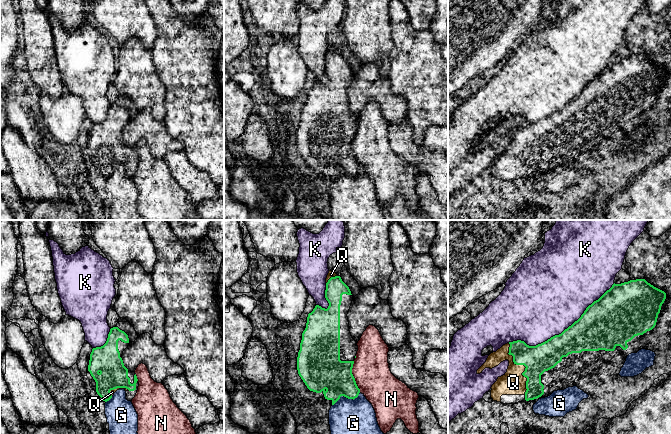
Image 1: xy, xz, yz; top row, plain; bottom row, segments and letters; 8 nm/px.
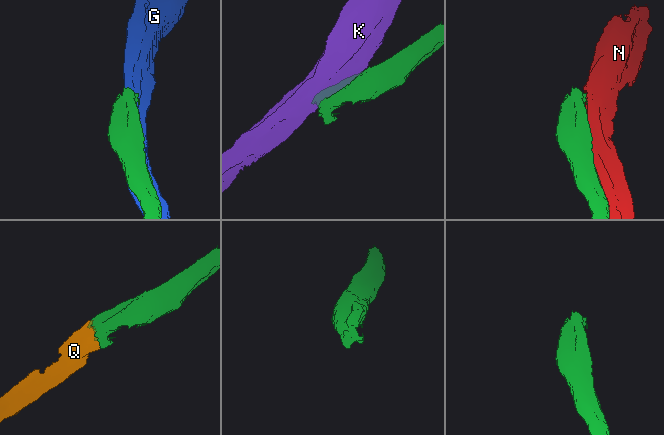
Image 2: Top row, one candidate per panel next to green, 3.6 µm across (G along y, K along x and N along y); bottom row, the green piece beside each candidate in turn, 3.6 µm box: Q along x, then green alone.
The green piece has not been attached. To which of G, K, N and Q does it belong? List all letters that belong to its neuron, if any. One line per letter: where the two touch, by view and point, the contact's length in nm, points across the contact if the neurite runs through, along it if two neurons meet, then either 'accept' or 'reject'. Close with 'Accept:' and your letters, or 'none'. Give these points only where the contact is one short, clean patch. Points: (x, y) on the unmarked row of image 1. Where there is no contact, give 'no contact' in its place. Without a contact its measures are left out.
G: meets green in xz at (346, 173); contact 240 nm long; reject
K: meets green in yz at (563, 107); contact 1000 nm long; reject
N: meets green in xz at (353, 153); contact 260 nm long; reject
Q: meets green in yz at (523, 140); contact 440 nm long; accept
Accept: Q

